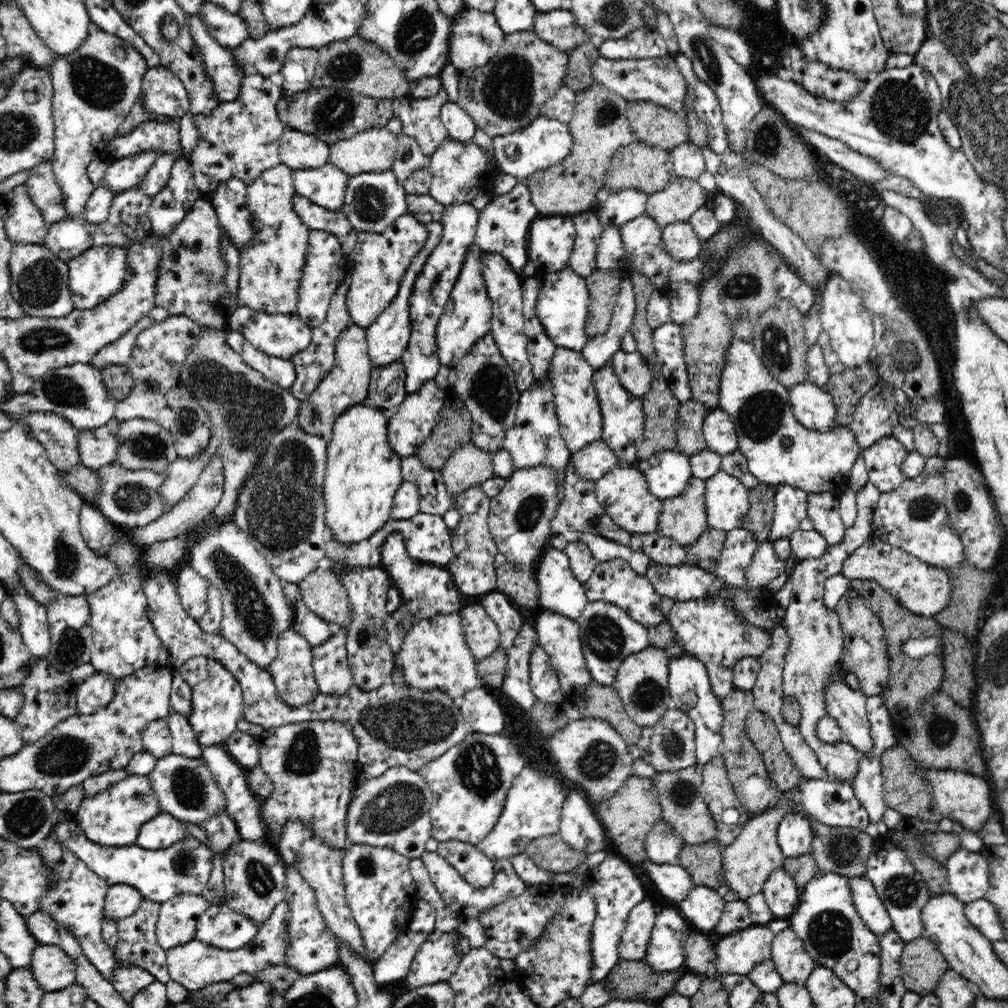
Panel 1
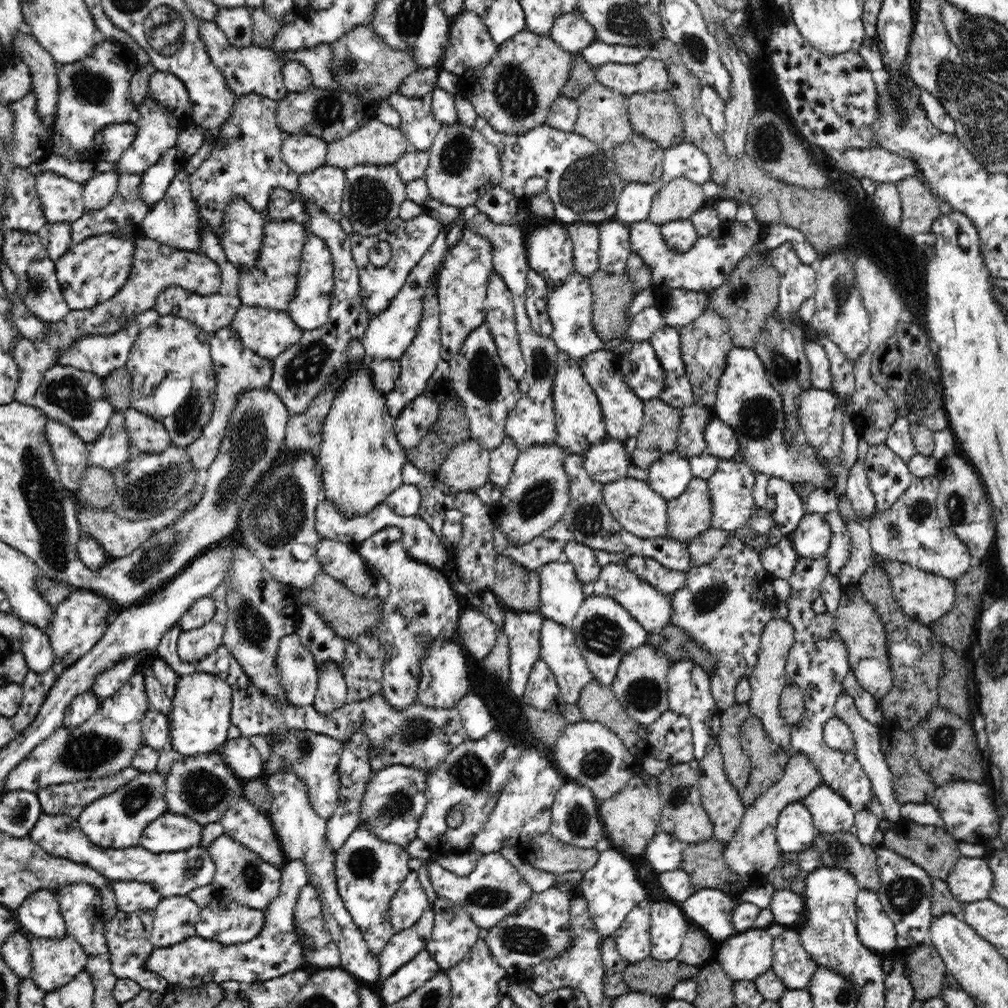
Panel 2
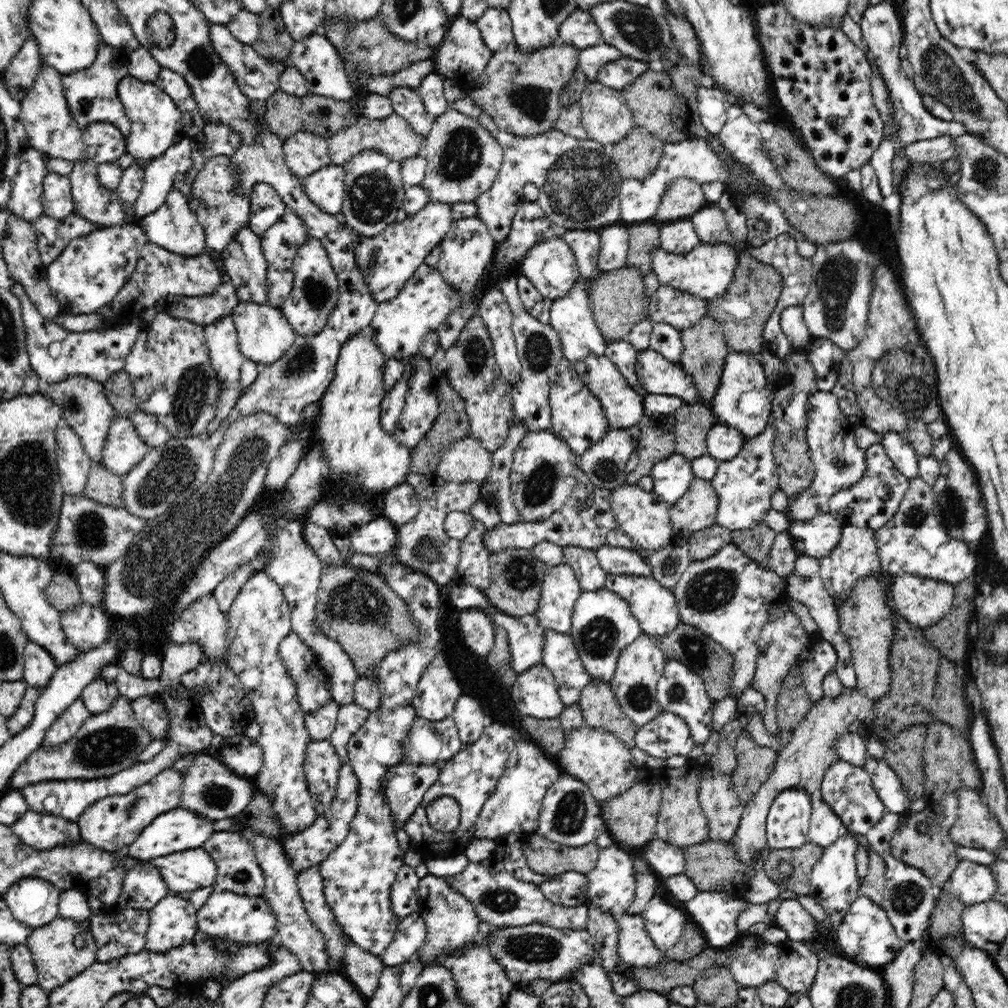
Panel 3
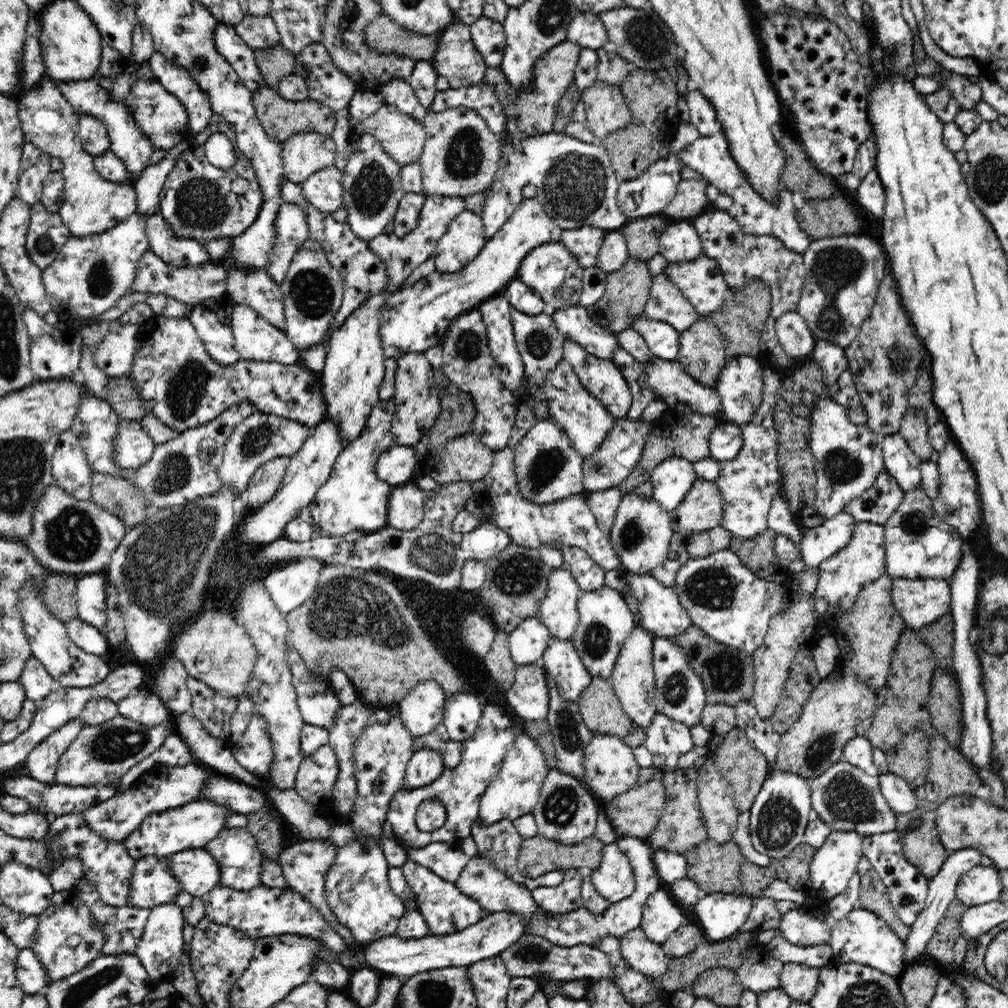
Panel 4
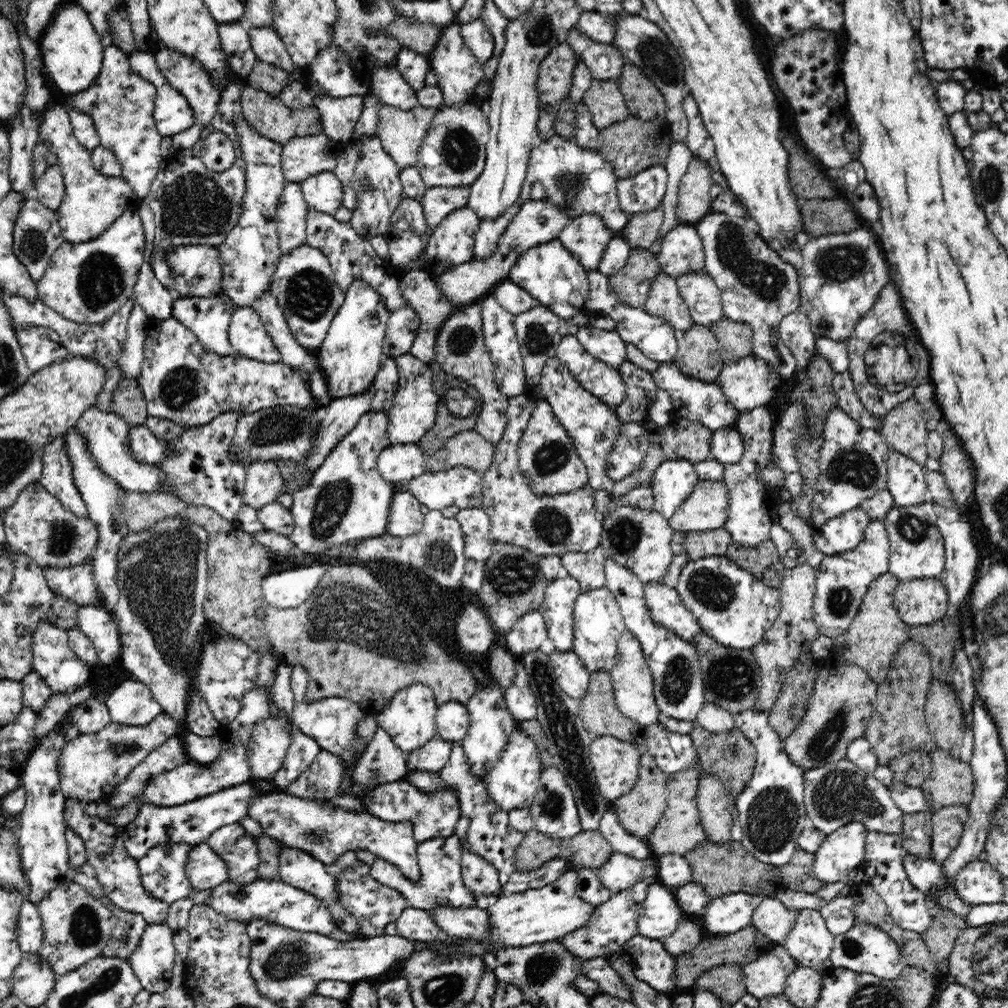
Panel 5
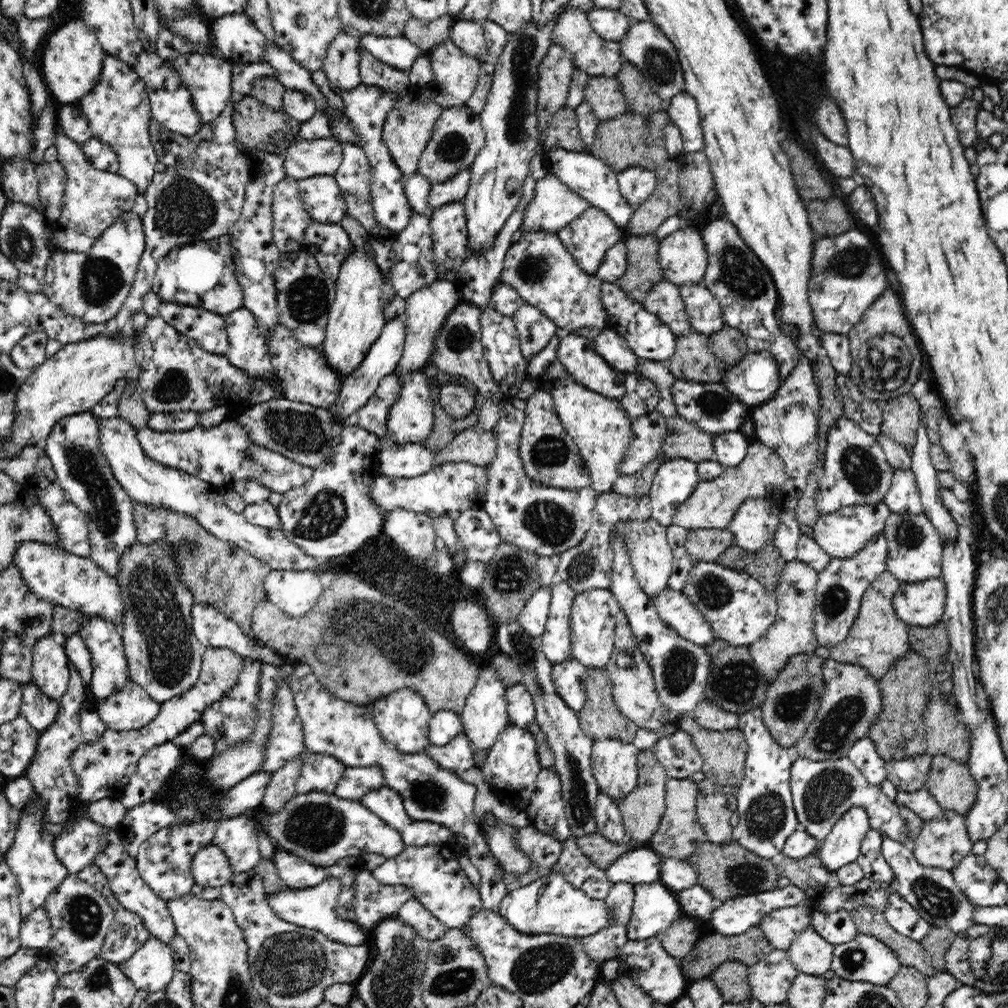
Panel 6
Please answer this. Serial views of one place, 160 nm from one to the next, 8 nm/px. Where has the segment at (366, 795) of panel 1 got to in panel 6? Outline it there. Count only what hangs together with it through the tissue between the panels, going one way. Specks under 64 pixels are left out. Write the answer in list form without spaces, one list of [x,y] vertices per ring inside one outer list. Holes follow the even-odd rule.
[[[458,732],[456,736],[444,746],[428,745],[425,750],[430,758],[452,773],[460,774],[473,767],[473,748],[470,740],[464,732]]]

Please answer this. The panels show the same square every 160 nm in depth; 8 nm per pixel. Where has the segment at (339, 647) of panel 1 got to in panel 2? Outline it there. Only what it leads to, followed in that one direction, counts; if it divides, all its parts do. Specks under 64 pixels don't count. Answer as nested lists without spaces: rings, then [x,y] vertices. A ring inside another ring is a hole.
[[[326,663],[318,669],[318,674],[318,690],[313,705],[318,715],[327,717],[333,710],[342,708],[350,700],[343,669],[340,669],[336,663]]]

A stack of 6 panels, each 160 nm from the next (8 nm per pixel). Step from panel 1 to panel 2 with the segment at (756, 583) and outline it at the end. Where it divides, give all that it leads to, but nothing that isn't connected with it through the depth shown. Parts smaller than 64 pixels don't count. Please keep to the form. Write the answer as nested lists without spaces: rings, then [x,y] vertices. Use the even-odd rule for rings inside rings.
[[[783,534],[782,541],[766,547],[763,551],[759,556],[764,569],[773,578],[787,579],[791,586],[791,595],[787,601],[787,619],[794,627],[795,642],[788,653],[785,671],[789,684],[796,684],[802,689],[805,711],[802,720],[793,725],[790,750],[805,752],[823,779],[823,784],[801,801],[812,813],[817,834],[846,832],[855,824],[855,813],[870,809],[875,796],[871,781],[855,755],[834,750],[823,739],[824,723],[835,716],[834,704],[843,690],[844,677],[851,668],[846,645],[834,627],[834,617],[830,617],[826,612],[817,614],[812,609],[812,602],[820,598],[821,584],[828,576],[827,558],[814,560],[797,557],[791,534]]]

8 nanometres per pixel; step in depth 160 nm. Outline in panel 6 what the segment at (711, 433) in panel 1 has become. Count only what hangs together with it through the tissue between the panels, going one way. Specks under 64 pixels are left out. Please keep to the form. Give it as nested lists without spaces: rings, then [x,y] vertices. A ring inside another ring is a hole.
[[[740,430],[714,436],[713,449],[716,461],[727,467],[738,466],[746,456],[751,441]]]

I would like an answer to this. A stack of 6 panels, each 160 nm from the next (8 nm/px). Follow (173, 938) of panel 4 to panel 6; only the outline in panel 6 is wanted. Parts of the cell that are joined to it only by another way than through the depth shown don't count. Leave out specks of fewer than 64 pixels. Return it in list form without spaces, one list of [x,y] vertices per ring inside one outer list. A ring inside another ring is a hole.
[[[152,936],[118,967],[137,991],[148,993],[163,990],[172,981],[175,970],[170,945]]]

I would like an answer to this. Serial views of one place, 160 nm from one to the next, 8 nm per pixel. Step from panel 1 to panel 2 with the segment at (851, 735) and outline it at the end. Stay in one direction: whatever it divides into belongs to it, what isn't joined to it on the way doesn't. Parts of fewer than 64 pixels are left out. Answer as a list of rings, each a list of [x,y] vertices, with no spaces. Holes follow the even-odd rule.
[[[842,690],[842,692],[838,694],[838,698],[836,698],[836,702],[834,704],[834,710],[835,716],[840,720],[843,720],[853,732],[855,740],[854,755],[858,759],[858,762],[862,765],[868,779],[871,781],[874,796],[875,798],[878,798],[878,802],[882,804],[885,818],[893,823],[898,821],[902,818],[902,816],[900,816],[901,803],[895,797],[893,789],[894,775],[892,775],[885,754],[882,752],[882,736],[879,734],[877,725],[872,724],[868,719],[865,719],[862,715],[860,715],[858,709],[856,708],[854,699],[845,690]]]

